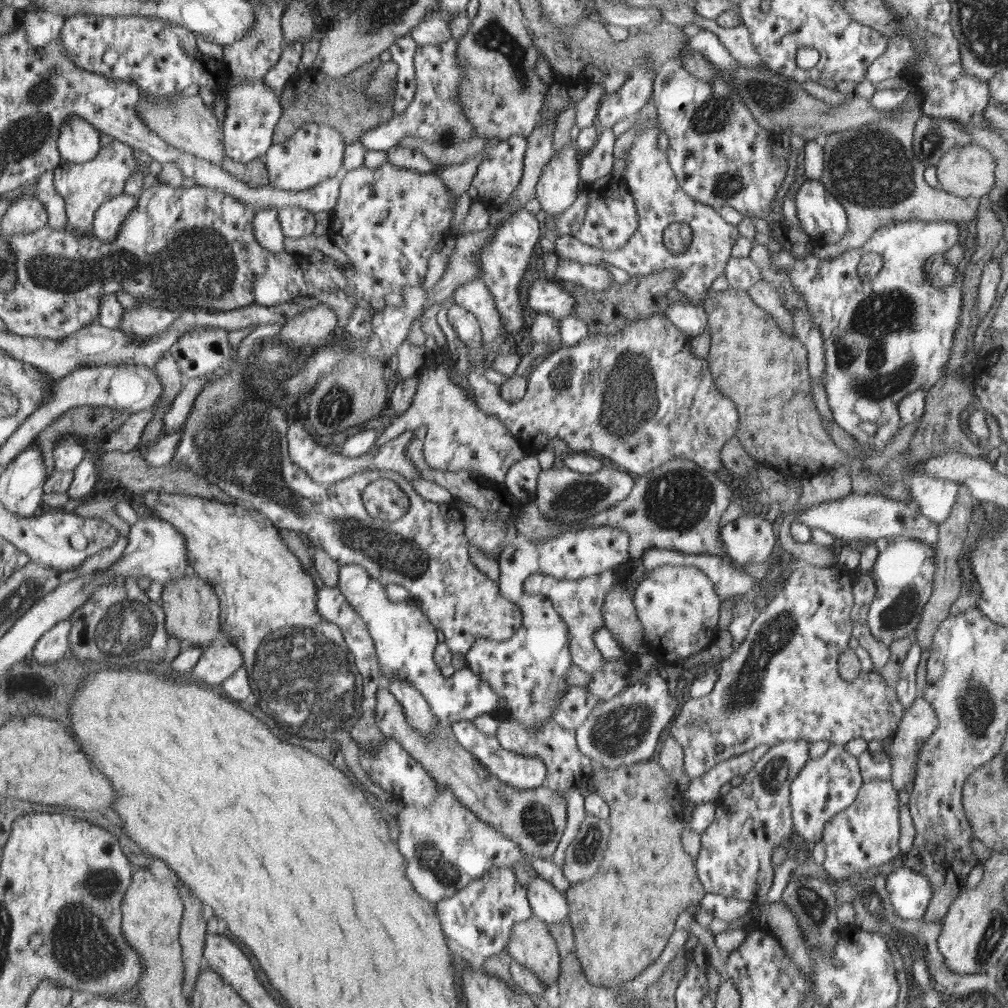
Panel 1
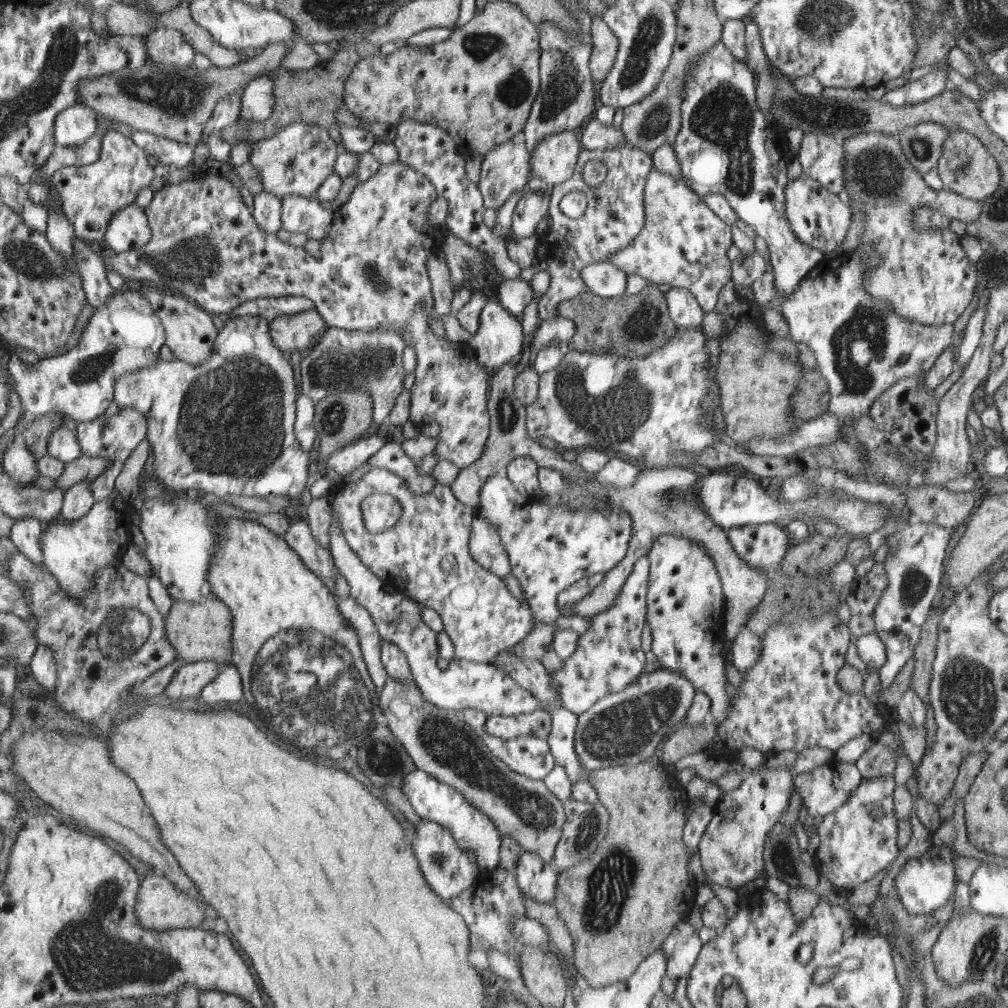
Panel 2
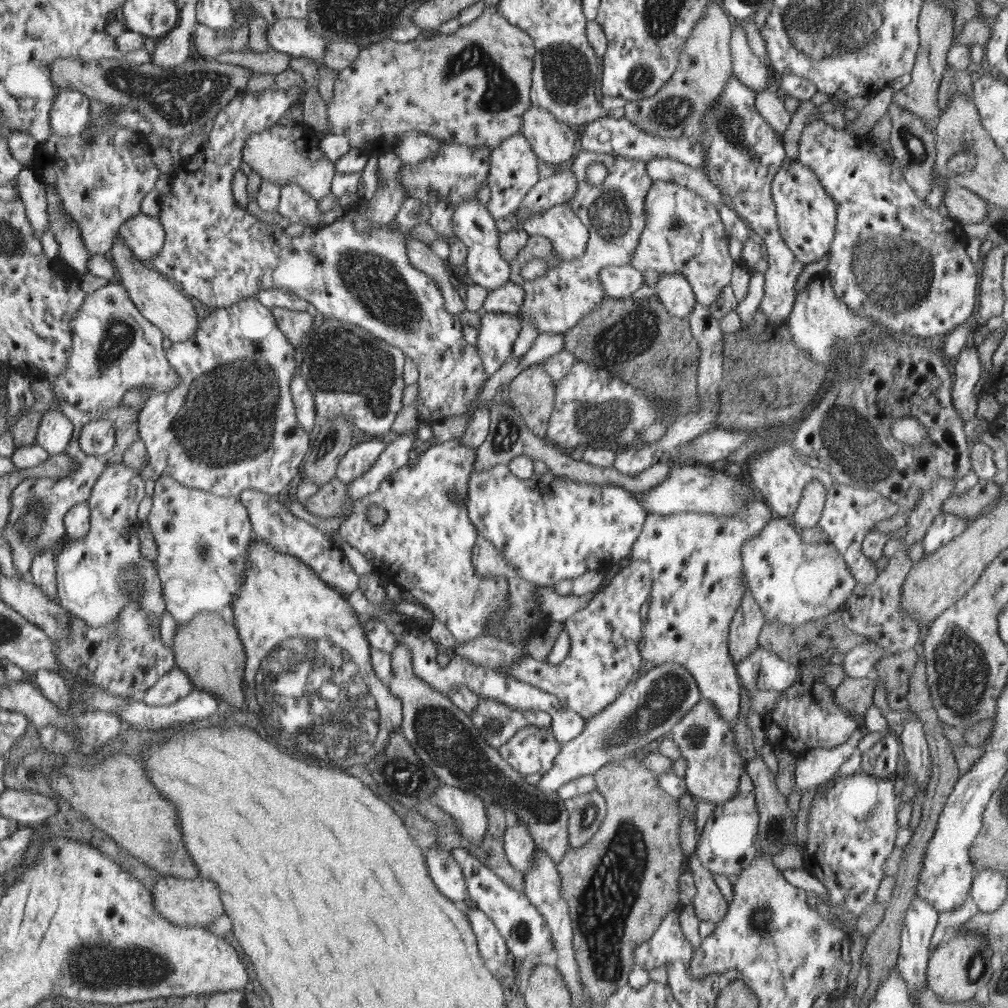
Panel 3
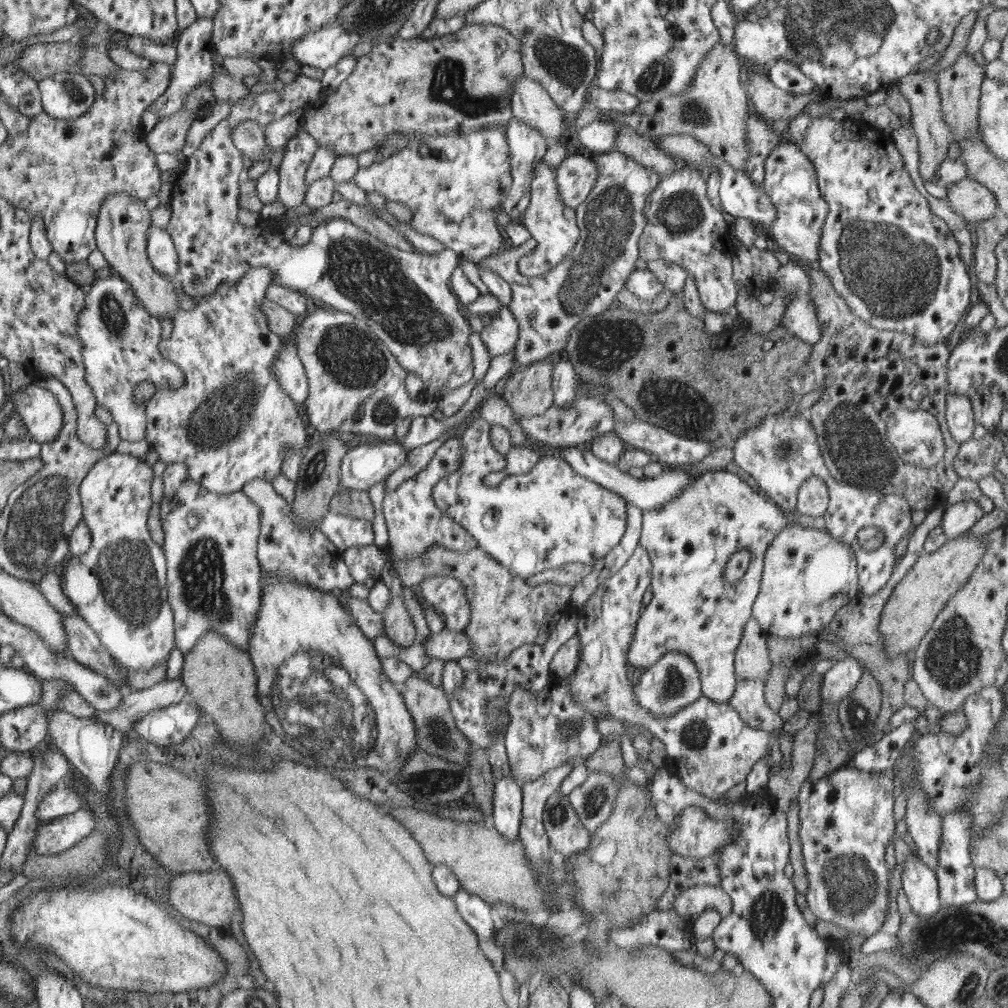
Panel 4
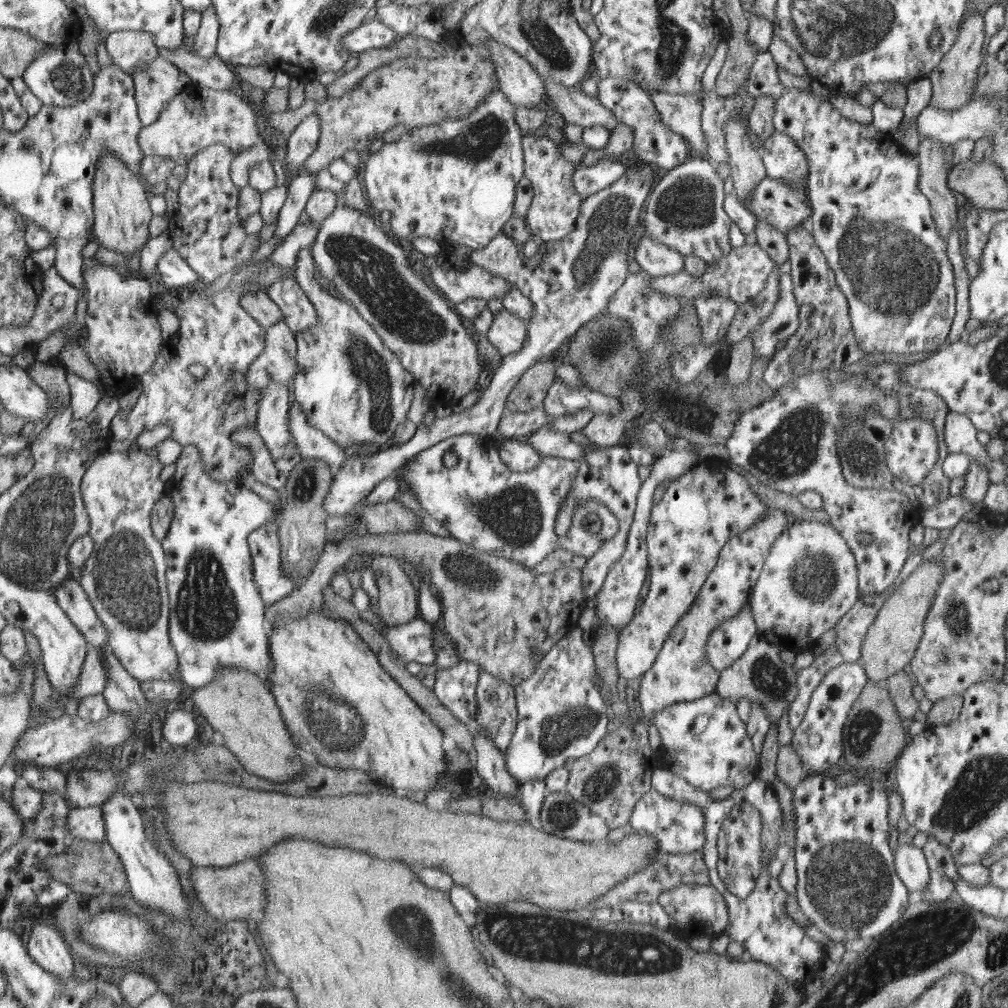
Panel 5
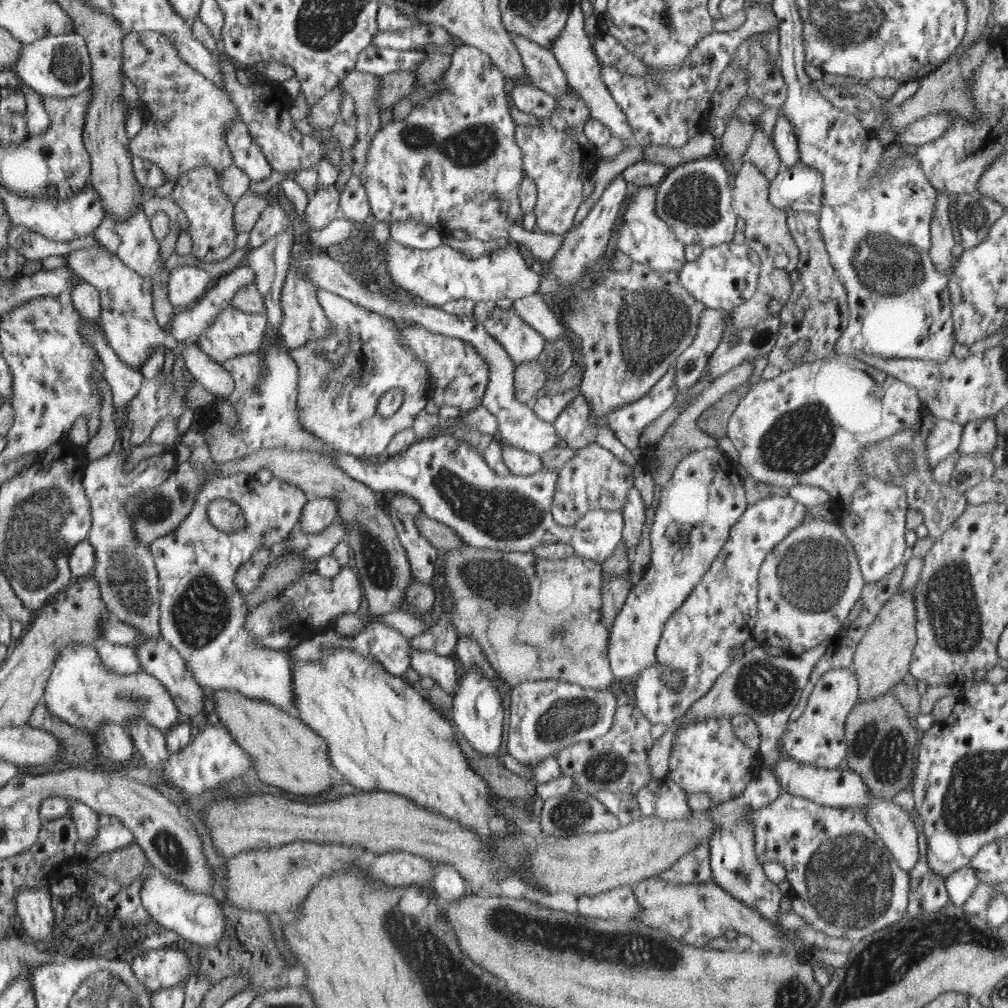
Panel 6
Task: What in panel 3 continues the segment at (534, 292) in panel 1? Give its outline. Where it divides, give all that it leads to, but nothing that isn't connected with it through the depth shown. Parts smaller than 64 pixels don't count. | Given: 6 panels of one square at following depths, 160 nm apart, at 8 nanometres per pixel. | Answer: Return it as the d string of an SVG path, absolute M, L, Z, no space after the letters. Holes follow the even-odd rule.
M509 280L506 284L489 291L483 310L518 316L524 297L525 290L523 286Z

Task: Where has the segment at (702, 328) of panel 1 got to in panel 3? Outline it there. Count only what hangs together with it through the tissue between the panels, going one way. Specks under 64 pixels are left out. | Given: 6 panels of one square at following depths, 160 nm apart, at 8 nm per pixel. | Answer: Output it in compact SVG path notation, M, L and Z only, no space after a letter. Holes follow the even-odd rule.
M666 274L656 284L657 298L672 316L687 318L698 303L684 275Z

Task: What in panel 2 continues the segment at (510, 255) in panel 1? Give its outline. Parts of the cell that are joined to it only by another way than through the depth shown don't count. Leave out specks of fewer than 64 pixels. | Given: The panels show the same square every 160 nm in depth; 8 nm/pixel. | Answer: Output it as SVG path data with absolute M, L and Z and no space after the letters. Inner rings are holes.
M528 190L516 205L513 214L513 226L507 239L520 240L536 234L537 226L547 216L551 190L541 193Z

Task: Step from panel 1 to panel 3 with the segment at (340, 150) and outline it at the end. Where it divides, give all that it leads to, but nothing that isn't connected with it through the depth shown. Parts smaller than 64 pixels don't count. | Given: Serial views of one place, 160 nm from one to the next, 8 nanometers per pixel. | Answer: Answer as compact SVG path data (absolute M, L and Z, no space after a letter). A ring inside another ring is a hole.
M274 125L266 131L253 133L246 139L242 148L243 162L252 167L254 173L258 173L263 181L274 183L281 188L288 185L298 185L311 197L319 201L330 194L330 184L334 178L334 164L330 162L322 150L310 148L310 130L306 128L306 150L304 150L304 128L302 126L278 126Z

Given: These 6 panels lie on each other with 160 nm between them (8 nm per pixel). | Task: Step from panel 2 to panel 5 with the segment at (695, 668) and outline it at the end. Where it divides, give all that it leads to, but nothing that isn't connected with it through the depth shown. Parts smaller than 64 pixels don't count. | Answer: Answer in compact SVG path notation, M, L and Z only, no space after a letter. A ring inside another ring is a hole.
M704 459L682 476L670 481L670 485L658 493L647 524L650 589L644 598L642 610L634 613L632 621L619 634L616 664L618 676L635 683L650 670L674 626L678 625L680 618L683 618L694 605L704 581L716 566L722 547L734 535L748 530L755 522L761 520L768 509L769 507L756 497L748 481L736 467L728 470L718 466L707 466ZM750 604L740 610L740 614L724 622L710 634L705 653L710 665L720 673L728 669L748 649L757 636L757 629Z

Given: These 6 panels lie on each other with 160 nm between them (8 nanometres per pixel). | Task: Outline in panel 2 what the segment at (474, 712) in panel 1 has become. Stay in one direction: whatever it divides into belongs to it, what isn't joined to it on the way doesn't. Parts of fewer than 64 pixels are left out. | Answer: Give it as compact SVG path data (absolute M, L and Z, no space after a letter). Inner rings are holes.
M333 516L330 527L331 555L339 574L344 576L350 586L350 597L357 599L362 607L373 617L373 622L380 632L381 641L394 644L403 652L411 678L421 693L436 707L461 713L465 708L475 708L485 712L487 716L498 714L502 716L515 716L533 713L544 708L525 687L522 687L506 672L494 667L490 663L474 663L454 658L444 672L436 666L436 634L422 622L420 604L412 602L402 596L402 592L389 594L386 591L386 582L361 561L361 558L346 542L341 534L339 522Z

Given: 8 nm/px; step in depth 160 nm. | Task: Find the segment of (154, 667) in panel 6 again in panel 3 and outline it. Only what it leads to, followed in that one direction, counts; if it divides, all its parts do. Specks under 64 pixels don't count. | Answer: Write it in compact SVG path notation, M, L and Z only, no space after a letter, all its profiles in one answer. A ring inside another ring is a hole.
M123 462L114 466L110 464L98 478L93 486L93 492L86 500L91 510L89 531L81 539L76 539L75 542L68 541L62 545L62 550L55 552L58 604L94 628L104 628L104 626L114 628L114 622L118 622L118 617L121 616L125 606L130 602L140 602L142 610L149 615L150 628L159 632L160 620L167 611L157 563L154 559L141 554L138 533L141 526L136 518L136 510L140 500L144 498L144 480L139 474L140 471L126 466Z

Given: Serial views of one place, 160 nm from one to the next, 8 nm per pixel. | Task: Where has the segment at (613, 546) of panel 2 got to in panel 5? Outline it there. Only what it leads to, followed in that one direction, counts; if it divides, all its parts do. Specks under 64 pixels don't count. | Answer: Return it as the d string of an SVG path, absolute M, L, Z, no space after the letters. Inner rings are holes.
M464 433L423 450L392 475L403 482L403 488L410 489L415 494L420 506L437 518L451 532L452 537L482 552L518 559L531 569L536 568L538 562L542 562L551 552L561 555L571 551L591 561L601 546L612 542L613 536L620 532L620 520L605 503L586 499L575 506L566 534L562 536L557 533L557 516L573 488L573 481L577 480L578 465L578 462L567 458L542 456L538 466L530 472L511 471L501 461L500 447L492 436ZM452 450L458 463L453 468L447 468L442 458Z

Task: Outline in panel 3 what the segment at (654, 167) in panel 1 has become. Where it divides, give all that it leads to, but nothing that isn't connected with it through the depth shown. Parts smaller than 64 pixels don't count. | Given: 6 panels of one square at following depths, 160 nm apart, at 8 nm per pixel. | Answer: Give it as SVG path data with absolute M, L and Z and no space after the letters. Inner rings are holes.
M654 181L645 199L645 217L641 244L630 265L640 273L654 270L660 276L684 275L698 303L707 308L715 303L724 286L731 284L735 262L729 254L729 238L719 208L677 183Z

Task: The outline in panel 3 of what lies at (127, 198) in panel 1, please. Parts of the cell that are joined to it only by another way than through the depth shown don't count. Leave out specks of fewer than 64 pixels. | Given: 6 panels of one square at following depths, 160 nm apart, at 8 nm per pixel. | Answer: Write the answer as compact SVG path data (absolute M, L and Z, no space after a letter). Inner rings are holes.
M142 212L121 226L119 236L125 239L134 256L142 261L158 258L165 244L165 229L161 221Z

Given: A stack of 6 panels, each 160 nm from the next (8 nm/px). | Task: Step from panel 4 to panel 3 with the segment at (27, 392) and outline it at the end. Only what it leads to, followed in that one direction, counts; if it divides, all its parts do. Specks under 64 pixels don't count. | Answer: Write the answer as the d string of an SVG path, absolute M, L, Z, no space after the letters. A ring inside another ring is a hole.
M53 406L43 414L36 444L47 450L50 455L64 453L70 444L73 428L70 419L59 408Z

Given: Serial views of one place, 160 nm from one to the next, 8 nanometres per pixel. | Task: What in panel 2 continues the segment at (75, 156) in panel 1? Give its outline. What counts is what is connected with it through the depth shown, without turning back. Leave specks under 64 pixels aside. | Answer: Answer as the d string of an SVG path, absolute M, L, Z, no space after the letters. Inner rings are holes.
M81 103L61 110L56 125L56 145L62 147L80 147L96 133L96 112Z

